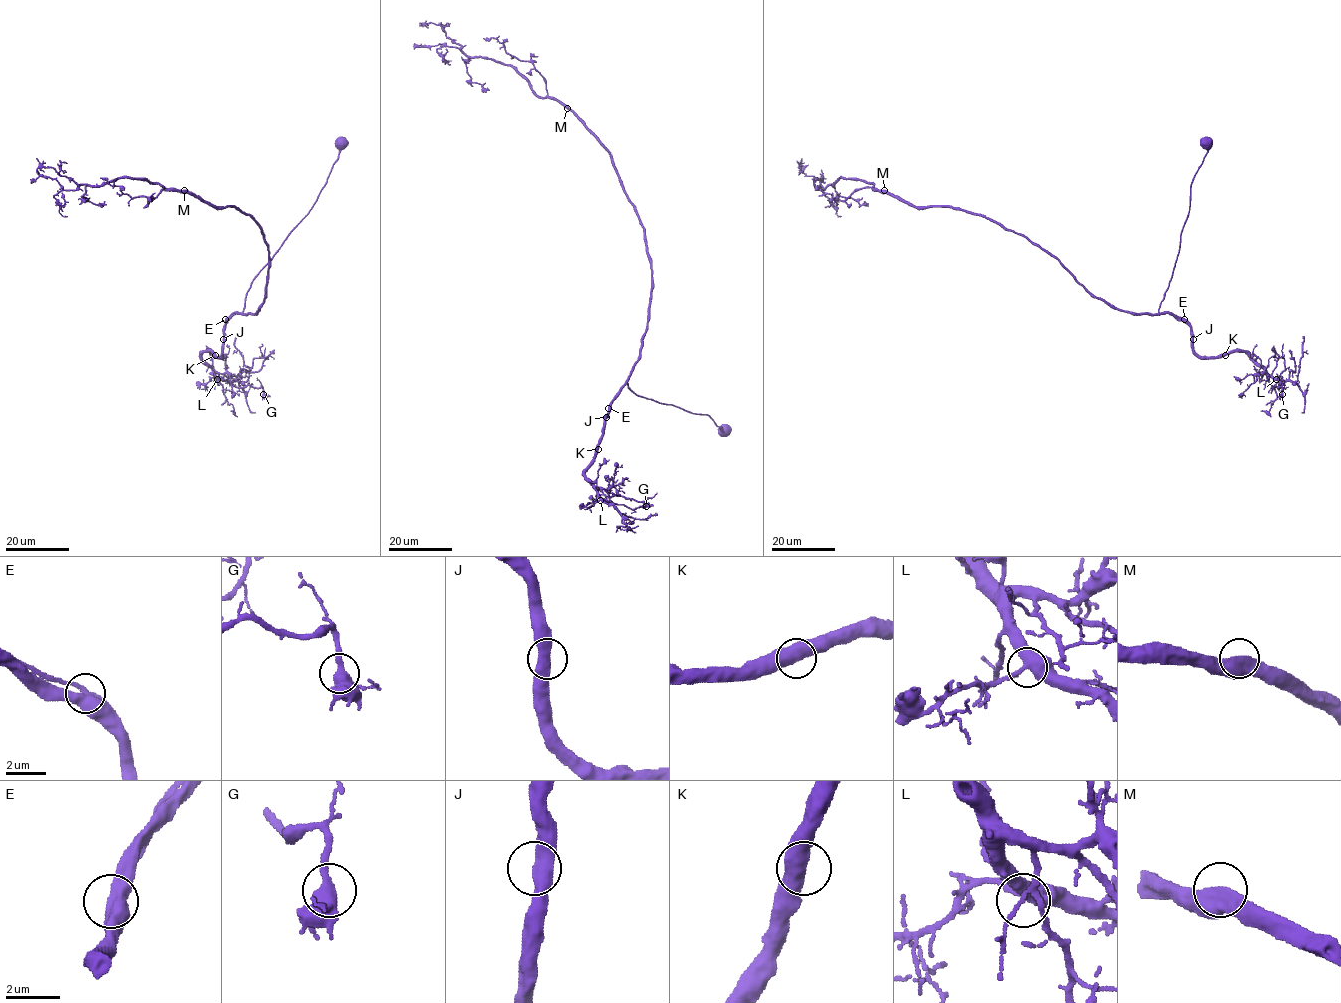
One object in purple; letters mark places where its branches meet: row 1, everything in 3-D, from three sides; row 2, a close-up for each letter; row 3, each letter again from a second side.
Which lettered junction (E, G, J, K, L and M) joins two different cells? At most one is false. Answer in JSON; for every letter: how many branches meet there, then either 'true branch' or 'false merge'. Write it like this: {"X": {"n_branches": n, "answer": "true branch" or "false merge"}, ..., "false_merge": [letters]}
{"E": {"n_branches": 2, "answer": "true branch"}, "G": {"n_branches": 2, "answer": "true branch"}, "J": {"n_branches": 2, "answer": "true branch"}, "K": {"n_branches": 2, "answer": "true branch"}, "L": {"n_branches": 3, "answer": "true branch"}, "M": {"n_branches": 2, "answer": "true branch"}, "false_merge": []}

